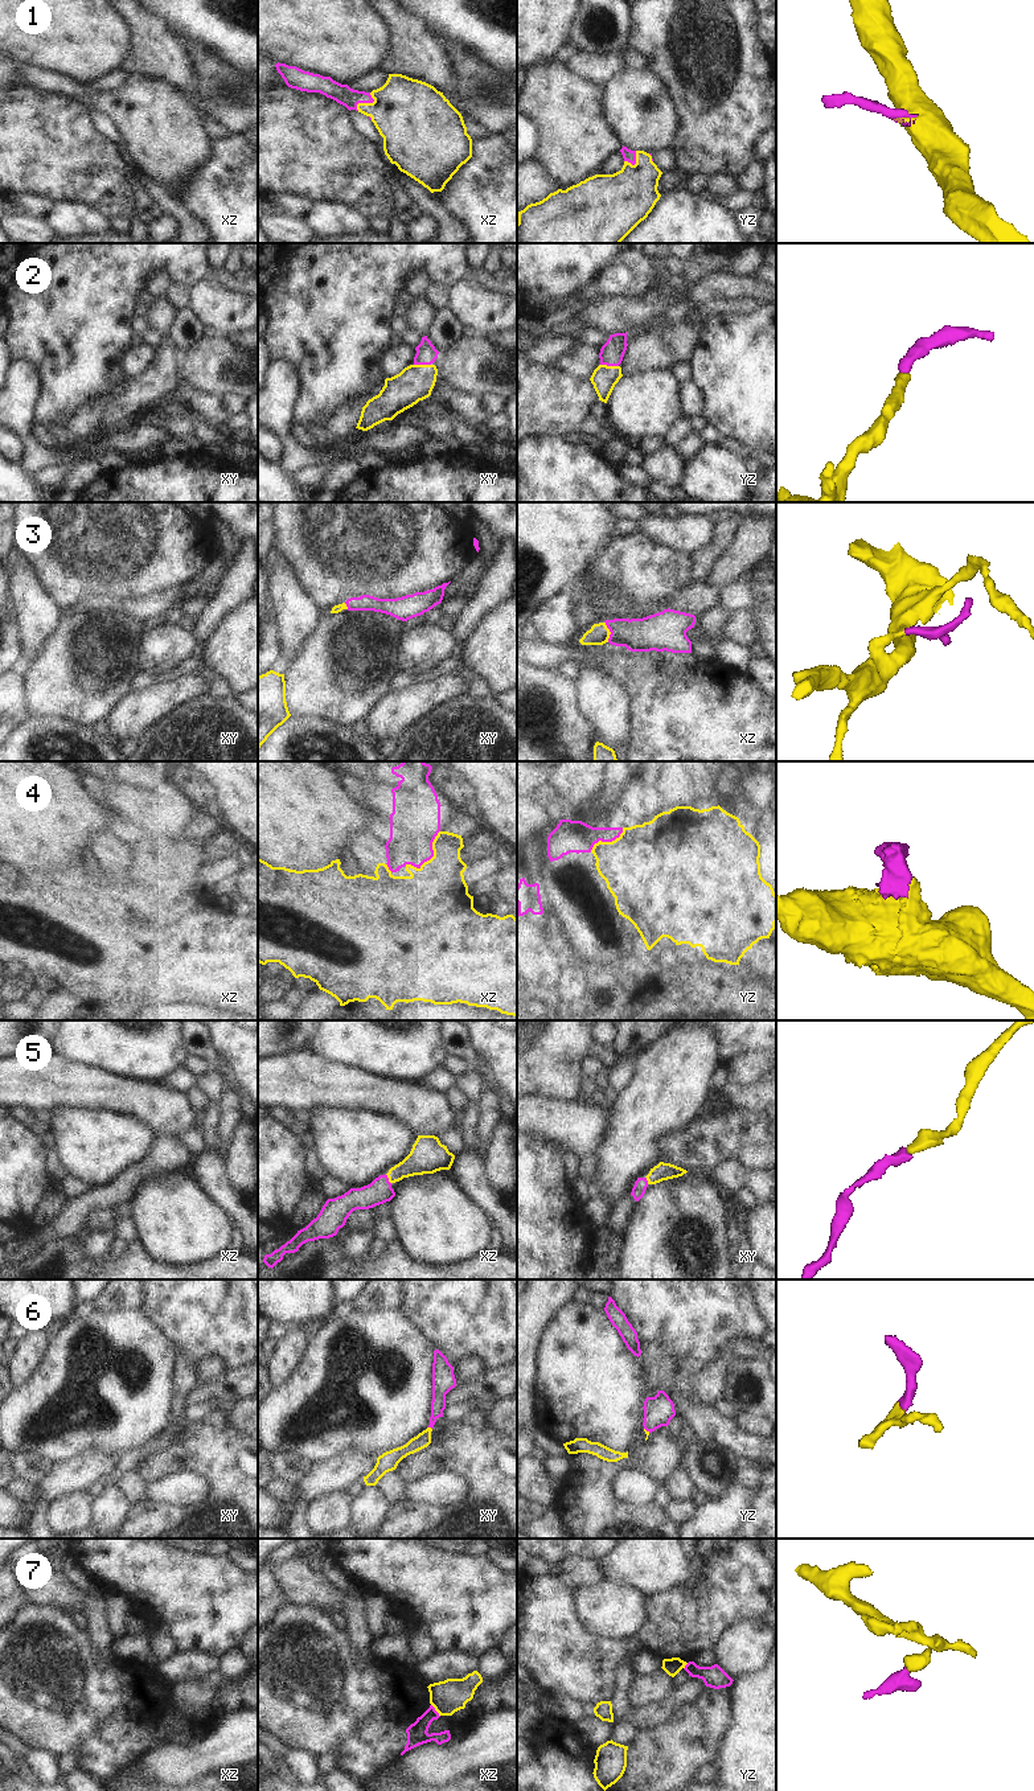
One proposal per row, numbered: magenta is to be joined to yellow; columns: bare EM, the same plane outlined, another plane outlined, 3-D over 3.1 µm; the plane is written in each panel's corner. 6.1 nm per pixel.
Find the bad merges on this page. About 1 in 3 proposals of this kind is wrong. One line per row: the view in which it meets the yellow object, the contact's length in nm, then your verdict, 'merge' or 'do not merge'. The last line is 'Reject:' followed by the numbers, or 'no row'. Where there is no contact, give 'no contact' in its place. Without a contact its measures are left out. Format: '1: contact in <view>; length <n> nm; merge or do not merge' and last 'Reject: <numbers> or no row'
1: contact in xz; length 140 nm; merge
2: contact in yz; length 110 nm; merge
3: contact in xz; length 130 nm; merge
4: contact in xz; length 300 nm; do not merge
5: contact in xz; length 70 nm; merge
6: contact in xy; length 30 nm; merge
7: contact in xz; length 90 nm; do not merge
Reject: 4, 7

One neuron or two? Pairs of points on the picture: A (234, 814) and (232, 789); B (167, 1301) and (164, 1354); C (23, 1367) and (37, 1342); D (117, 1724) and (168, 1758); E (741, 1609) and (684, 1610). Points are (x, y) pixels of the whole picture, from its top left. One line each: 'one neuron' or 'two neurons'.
A: one neuron
B: two neurons
C: one neuron
D: two neurons
E: one neuron

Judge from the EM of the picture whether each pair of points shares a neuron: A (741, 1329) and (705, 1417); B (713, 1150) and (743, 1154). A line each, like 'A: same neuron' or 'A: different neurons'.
A: same neuron
B: different neurons

